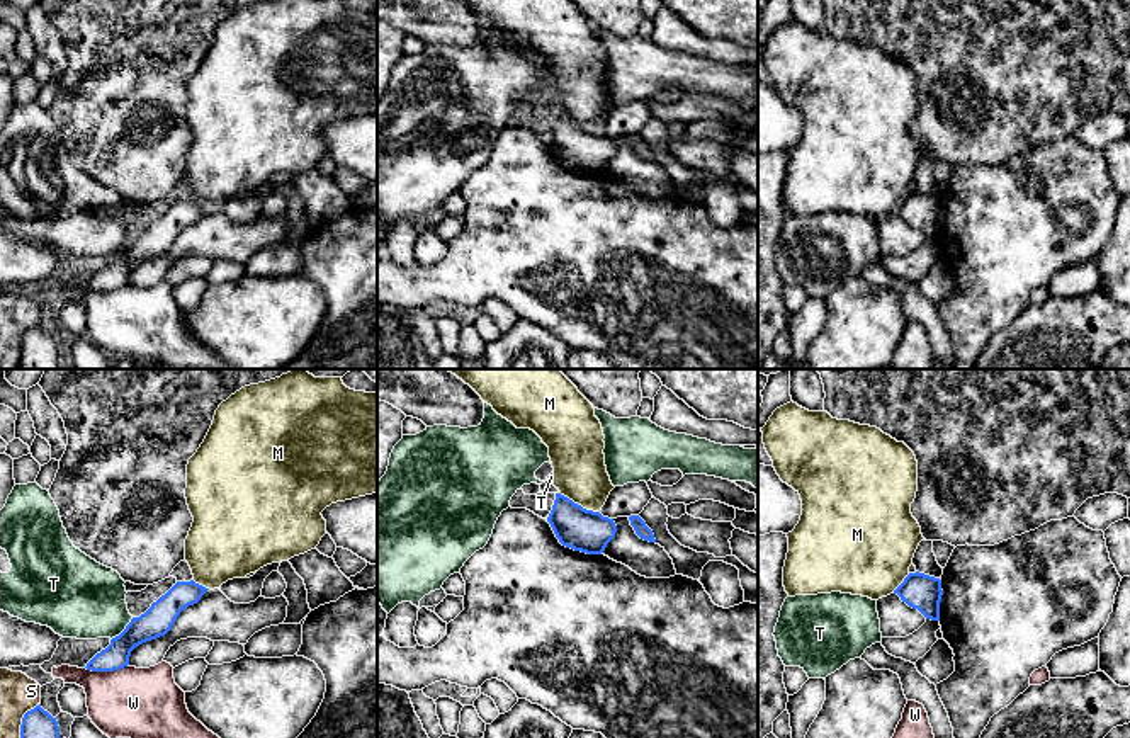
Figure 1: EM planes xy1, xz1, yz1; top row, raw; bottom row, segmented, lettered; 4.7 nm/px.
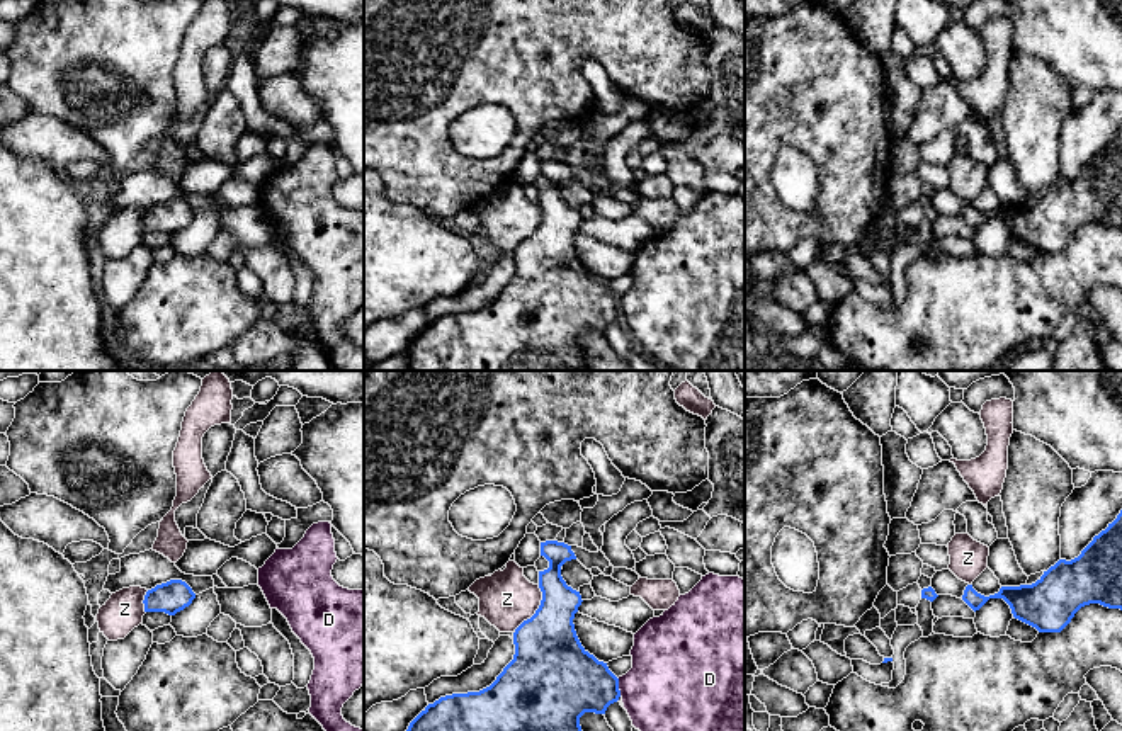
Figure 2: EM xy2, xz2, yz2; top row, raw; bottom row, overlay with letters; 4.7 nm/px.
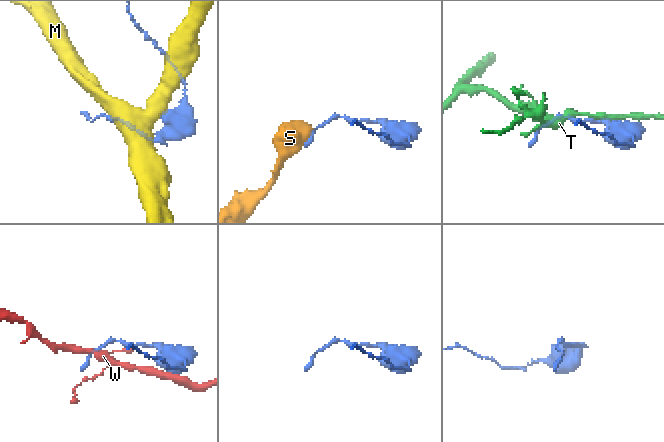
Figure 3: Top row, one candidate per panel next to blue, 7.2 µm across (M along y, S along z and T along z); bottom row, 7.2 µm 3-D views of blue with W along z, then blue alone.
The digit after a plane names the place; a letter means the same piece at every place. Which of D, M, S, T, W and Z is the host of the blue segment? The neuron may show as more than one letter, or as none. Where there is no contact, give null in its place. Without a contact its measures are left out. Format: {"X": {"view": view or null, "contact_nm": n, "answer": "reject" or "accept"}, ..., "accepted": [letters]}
{"D": {"view": "xz2", "contact_nm": 90, "answer": "accept"}, "M": {"view": "xz1", "contact_nm": 220, "answer": "reject"}, "S": {"view": "xy1", "contact_nm": 190, "answer": "reject"}, "T": {"view": "xy1", "contact_nm": 160, "answer": "reject"}, "W": {"view": "xy1", "contact_nm": 200, "answer": "reject"}, "Z": {"view": "xz2", "contact_nm": 260, "answer": "reject"}, "accepted": ["D"]}

